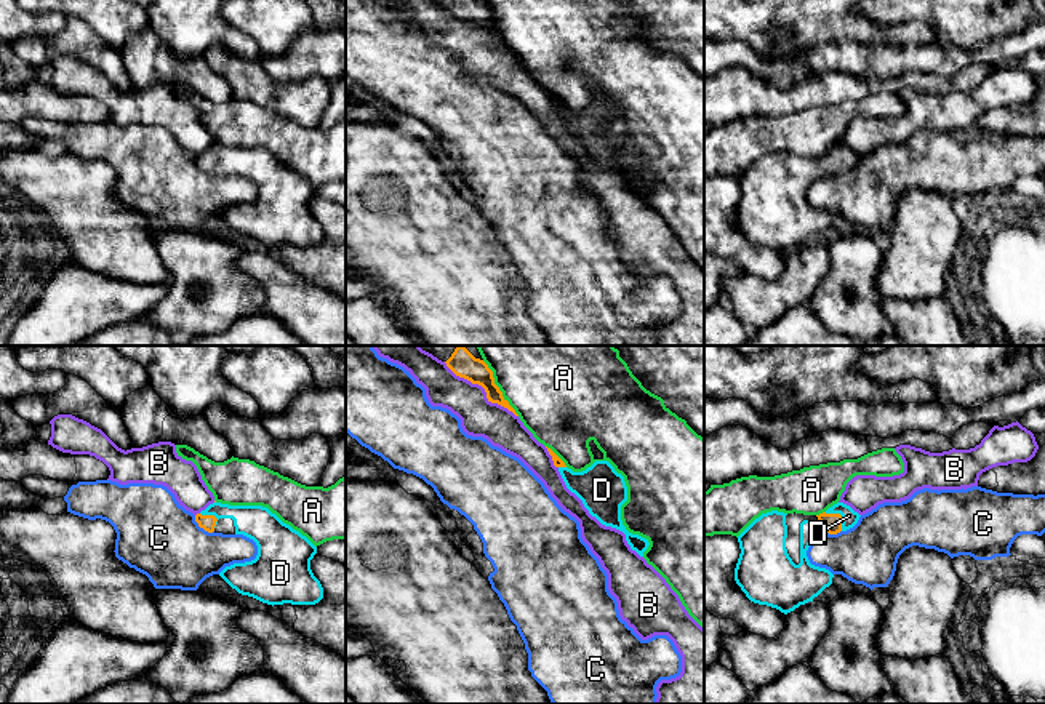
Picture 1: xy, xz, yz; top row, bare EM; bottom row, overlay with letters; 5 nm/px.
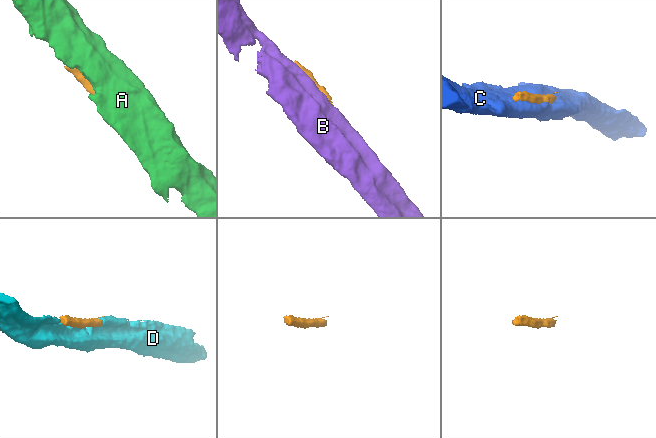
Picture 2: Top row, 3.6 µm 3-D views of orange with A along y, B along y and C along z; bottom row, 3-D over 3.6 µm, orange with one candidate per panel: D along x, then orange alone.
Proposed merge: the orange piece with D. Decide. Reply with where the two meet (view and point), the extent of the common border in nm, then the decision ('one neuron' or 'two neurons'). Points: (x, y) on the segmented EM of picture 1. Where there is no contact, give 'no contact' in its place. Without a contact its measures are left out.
yz (840, 516) | 130 nm | one neuron

